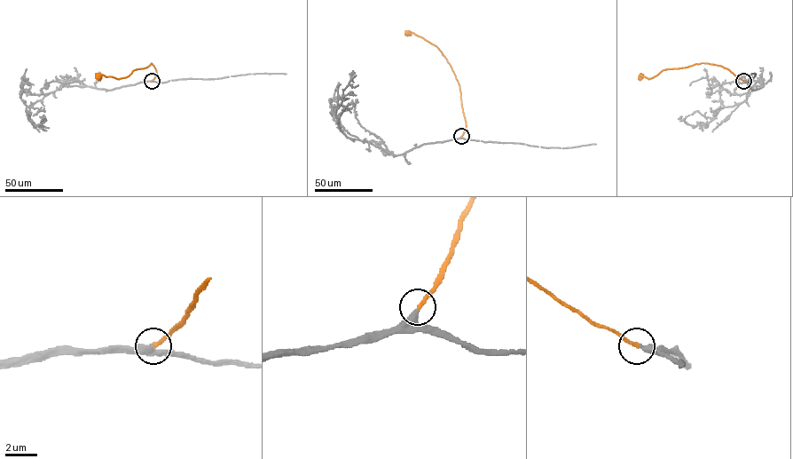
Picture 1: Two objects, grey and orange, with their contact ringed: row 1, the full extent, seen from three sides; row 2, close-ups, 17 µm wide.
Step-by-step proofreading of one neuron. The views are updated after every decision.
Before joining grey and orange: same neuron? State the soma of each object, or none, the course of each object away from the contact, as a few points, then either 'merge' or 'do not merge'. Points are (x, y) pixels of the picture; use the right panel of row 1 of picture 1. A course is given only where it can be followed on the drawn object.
soma grey none; soma orange (640, 76); course grey (743, 81), (753, 90), (762, 86), (752, 86), (745, 100), (723, 107), (708, 122), (693, 126), (681, 116); course orange (743, 81), (719, 66), (701, 63), (663, 69), (649, 79), (640, 77); merge

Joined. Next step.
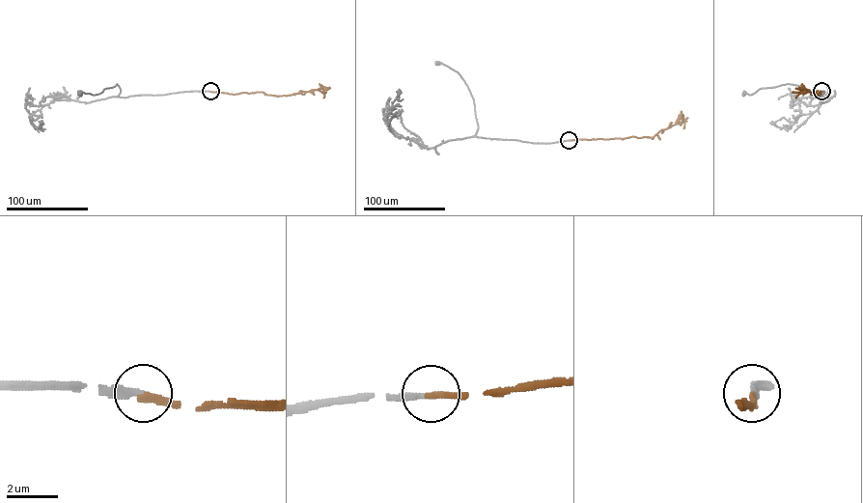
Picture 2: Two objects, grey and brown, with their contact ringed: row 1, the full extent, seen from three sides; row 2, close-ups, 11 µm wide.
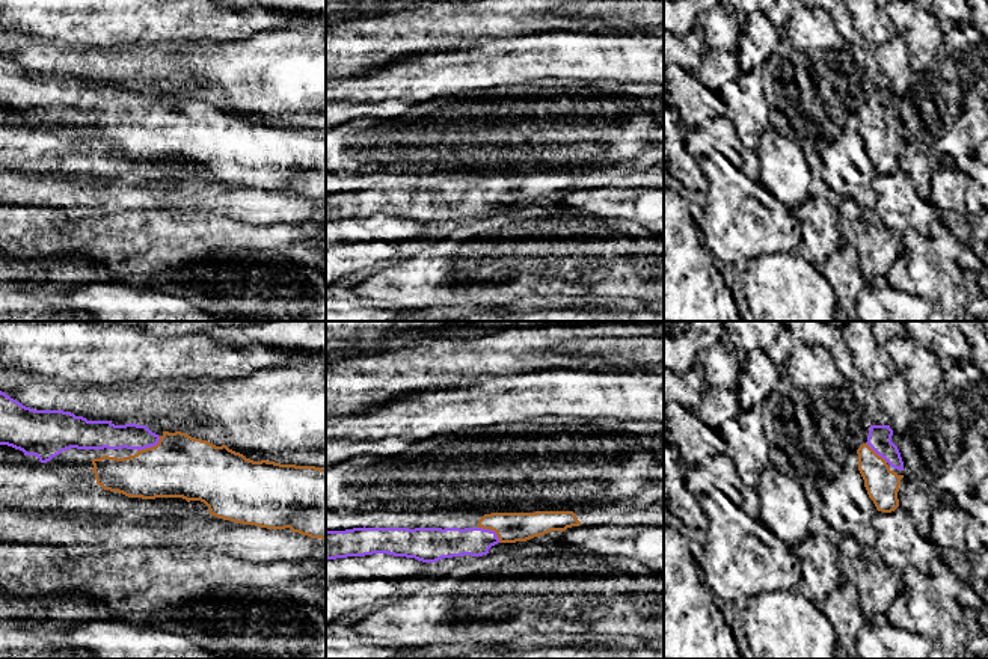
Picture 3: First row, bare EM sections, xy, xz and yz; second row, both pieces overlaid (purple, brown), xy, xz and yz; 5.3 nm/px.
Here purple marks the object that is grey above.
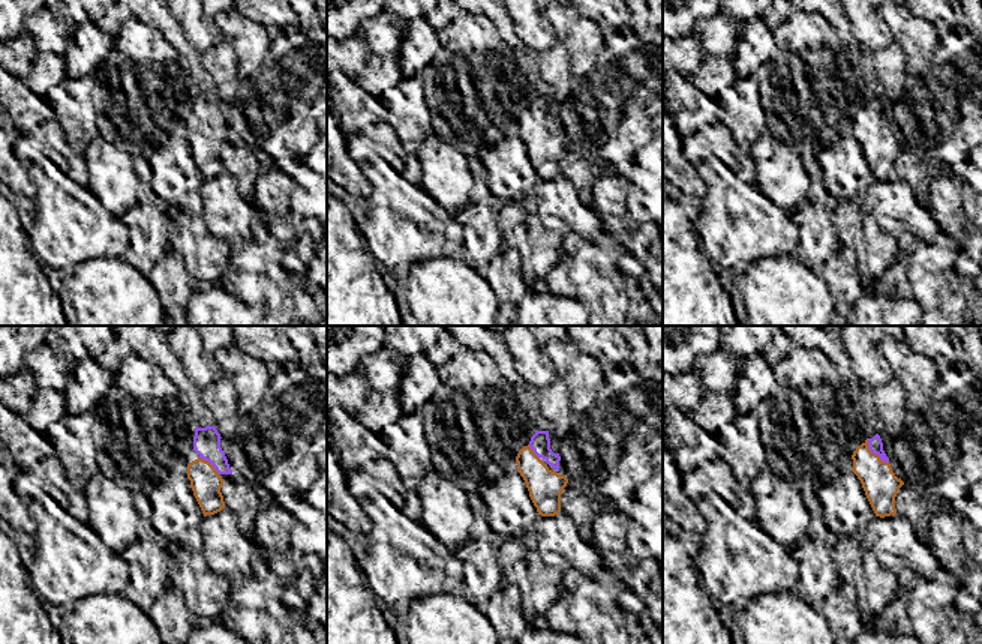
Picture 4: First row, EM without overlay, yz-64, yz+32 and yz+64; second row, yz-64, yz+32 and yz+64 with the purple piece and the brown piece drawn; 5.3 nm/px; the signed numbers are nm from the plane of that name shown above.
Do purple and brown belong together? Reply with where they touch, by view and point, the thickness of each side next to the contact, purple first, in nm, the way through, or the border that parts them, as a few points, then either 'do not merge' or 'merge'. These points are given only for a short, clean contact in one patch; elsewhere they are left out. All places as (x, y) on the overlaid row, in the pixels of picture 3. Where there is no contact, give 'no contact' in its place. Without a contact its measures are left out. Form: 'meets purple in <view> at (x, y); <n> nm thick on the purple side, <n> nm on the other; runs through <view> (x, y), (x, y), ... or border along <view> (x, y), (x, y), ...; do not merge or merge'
meets purple in xy at (150, 447); 140 nm thick on the purple side, 340 nm on the other; runs through xy (104, 435), (138, 436), (150, 447), (168, 465), (178, 466); merge

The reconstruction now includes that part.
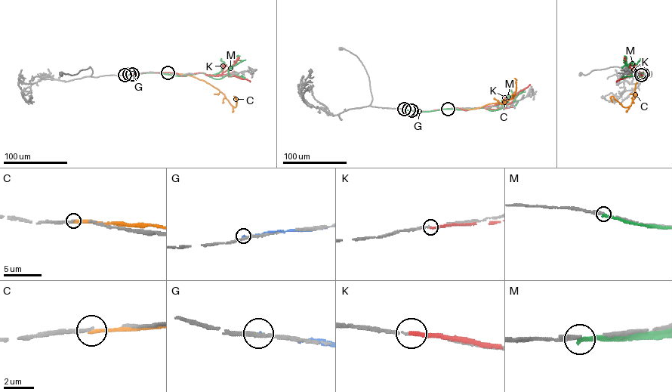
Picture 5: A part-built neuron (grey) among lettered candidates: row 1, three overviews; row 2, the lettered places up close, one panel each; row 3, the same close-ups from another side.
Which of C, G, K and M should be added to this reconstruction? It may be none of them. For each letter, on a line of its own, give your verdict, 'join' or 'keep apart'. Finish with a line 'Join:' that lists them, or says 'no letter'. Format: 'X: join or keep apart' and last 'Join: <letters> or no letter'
C: keep apart
G: keep apart
K: keep apart
M: keep apart
Join: no letter

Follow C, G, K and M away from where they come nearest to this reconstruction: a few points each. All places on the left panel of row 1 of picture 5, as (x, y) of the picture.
C: (168, 72), (188, 75), (202, 80), (224, 94), (232, 106), (236, 105), (234, 96), (236, 102)
G: (129, 74), (141, 72)
K: (132, 74), (165, 72), (185, 76), (203, 72), (211, 75), (234, 75), (250, 81)
M: (124, 75), (204, 73), (219, 79), (229, 75), (229, 69), (235, 64), (235, 57)

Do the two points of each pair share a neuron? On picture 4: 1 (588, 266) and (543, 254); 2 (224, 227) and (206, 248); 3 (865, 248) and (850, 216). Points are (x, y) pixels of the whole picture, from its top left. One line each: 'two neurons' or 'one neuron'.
1: two neurons
2: two neurons
3: one neuron

